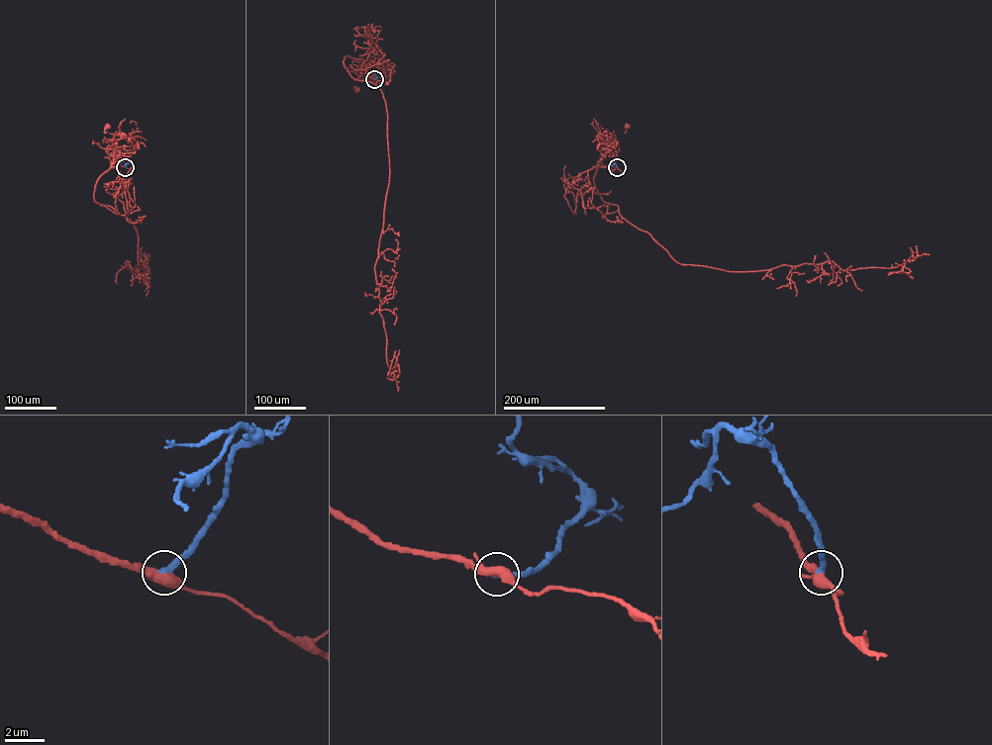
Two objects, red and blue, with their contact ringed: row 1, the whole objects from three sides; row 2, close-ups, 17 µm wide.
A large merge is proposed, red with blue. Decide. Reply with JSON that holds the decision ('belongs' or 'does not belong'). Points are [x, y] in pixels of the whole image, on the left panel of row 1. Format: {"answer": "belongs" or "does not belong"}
{"answer": "belongs"}

